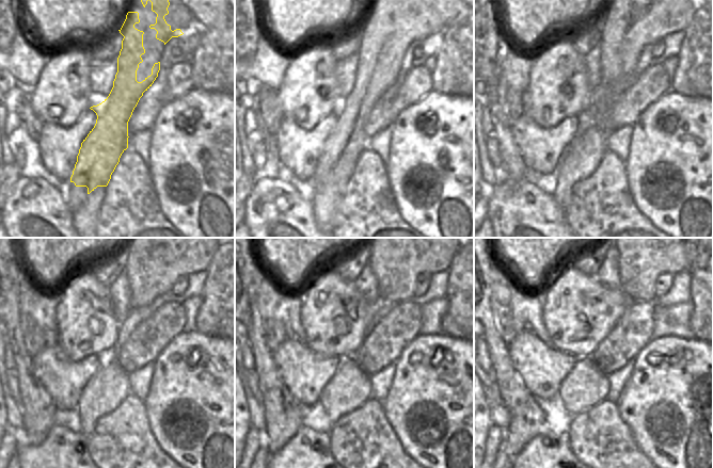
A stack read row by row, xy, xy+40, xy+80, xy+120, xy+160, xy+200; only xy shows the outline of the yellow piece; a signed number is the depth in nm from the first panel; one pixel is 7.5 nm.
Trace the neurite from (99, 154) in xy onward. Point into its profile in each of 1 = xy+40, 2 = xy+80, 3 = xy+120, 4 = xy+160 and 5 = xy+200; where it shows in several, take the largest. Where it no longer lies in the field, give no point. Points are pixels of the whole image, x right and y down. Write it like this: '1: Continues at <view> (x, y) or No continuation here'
1: Continues at xy+40 (347, 141)
2: Continues at xy+80 (597, 114)
3: Continues at xy+120 (135, 263)
4: Continues at xy+160 (375, 261)
5: Continues at xy+200 (648, 274)

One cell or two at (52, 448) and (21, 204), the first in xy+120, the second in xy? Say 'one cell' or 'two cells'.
one cell

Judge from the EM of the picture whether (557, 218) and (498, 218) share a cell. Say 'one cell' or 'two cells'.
one cell

